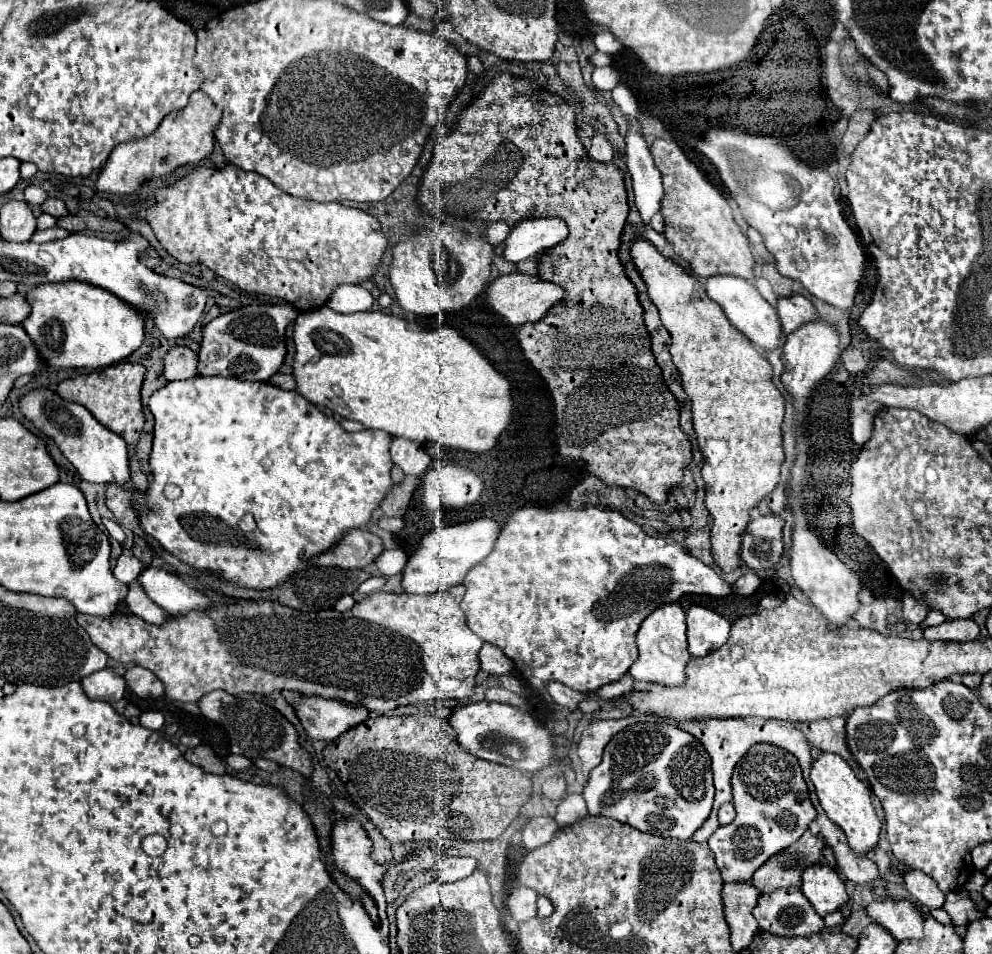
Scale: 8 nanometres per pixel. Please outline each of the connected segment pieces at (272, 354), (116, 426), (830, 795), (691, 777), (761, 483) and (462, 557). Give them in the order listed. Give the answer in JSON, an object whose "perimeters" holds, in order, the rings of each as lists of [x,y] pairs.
{"perimeters":[[[[248,305],[212,319],[202,333],[198,351],[200,375],[234,377],[240,381],[268,381],[278,373],[286,355],[284,333],[298,311],[292,305]]],[[[118,363],[112,367],[106,367],[102,371],[78,375],[74,379],[66,379],[58,385],[58,395],[66,401],[80,403],[86,407],[104,427],[118,433],[128,445],[136,445],[140,431],[144,427],[144,413],[140,405],[140,387],[144,381],[144,365],[140,363]]],[[[824,753],[820,759],[816,759],[812,763],[810,779],[816,787],[816,795],[820,799],[822,809],[846,833],[850,849],[856,855],[866,855],[868,851],[876,849],[878,841],[880,841],[880,833],[882,833],[882,823],[880,823],[876,809],[872,805],[868,787],[856,779],[850,765],[834,753]]],[[[628,725],[606,745],[604,759],[592,769],[582,797],[590,815],[606,815],[660,837],[690,839],[712,811],[710,755],[694,735],[676,725]]],[[[638,239],[632,245],[632,259],[646,281],[650,299],[660,311],[662,325],[672,335],[672,361],[682,375],[684,391],[692,401],[694,431],[698,435],[698,447],[706,457],[706,467],[702,467],[702,477],[706,481],[706,507],[714,519],[712,525],[712,555],[724,573],[734,571],[740,565],[740,535],[750,521],[750,511],[778,485],[780,467],[784,463],[782,449],[782,419],[784,419],[784,397],[772,383],[772,365],[764,353],[746,341],[738,329],[730,325],[722,307],[710,301],[704,285],[690,273],[686,273],[678,263],[666,259],[650,241]]],[[[486,517],[430,531],[420,539],[416,553],[408,559],[406,569],[402,571],[402,589],[406,593],[422,593],[422,595],[452,589],[454,585],[462,583],[466,573],[492,551],[498,533],[500,525],[494,519]]]]}

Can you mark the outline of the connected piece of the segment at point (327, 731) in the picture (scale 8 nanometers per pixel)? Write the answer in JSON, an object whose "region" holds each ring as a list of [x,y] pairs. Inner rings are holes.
{"region":[[[302,697],[296,703],[296,715],[312,739],[336,741],[348,729],[368,719],[368,709],[362,705],[346,705],[336,699]]]}

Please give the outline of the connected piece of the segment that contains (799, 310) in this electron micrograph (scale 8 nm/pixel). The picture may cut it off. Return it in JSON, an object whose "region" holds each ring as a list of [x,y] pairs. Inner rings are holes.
{"region":[[[804,295],[778,297],[776,309],[782,319],[782,329],[786,335],[798,329],[798,325],[814,319],[814,305]]]}

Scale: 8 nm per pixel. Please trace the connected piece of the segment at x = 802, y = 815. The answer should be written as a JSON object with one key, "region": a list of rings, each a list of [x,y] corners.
{"region":[[[770,743],[752,745],[742,761],[738,761],[732,775],[732,795],[738,815],[730,825],[718,827],[708,845],[716,855],[724,883],[746,883],[774,853],[802,837],[810,821],[816,819],[816,809],[810,801],[798,759]]]}

